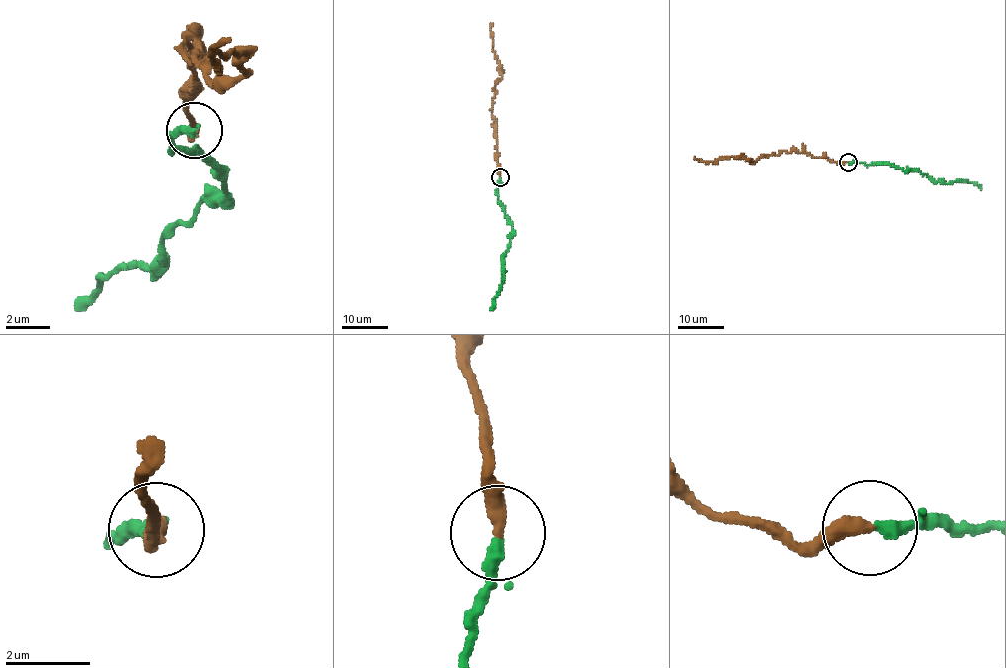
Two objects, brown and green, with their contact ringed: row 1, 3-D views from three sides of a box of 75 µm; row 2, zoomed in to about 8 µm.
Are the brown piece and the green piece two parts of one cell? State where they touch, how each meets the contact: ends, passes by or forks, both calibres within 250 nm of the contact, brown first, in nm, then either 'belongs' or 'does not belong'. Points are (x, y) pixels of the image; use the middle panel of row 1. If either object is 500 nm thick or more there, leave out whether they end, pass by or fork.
place (500, 177); brown ends; green passes by; calibres 360 and 220 nm; belongs

